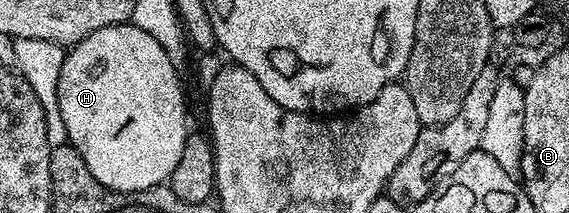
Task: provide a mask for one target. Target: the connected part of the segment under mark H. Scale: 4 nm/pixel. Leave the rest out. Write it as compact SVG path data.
M124 24L122 26L106 26L81 40L76 46L66 51L63 63L61 64L61 76L57 80L57 100L61 108L61 120L65 120L65 132L67 141L73 149L85 160L89 172L101 180L101 184L110 190L119 190L123 194L148 190L154 186L166 183L171 177L173 168L177 168L177 160L181 160L181 148L185 148L185 140L189 133L187 127L187 102L183 99L183 84L179 80L180 71L173 68L173 60L165 56L165 48L149 36L149 32L141 32L141 28Z

